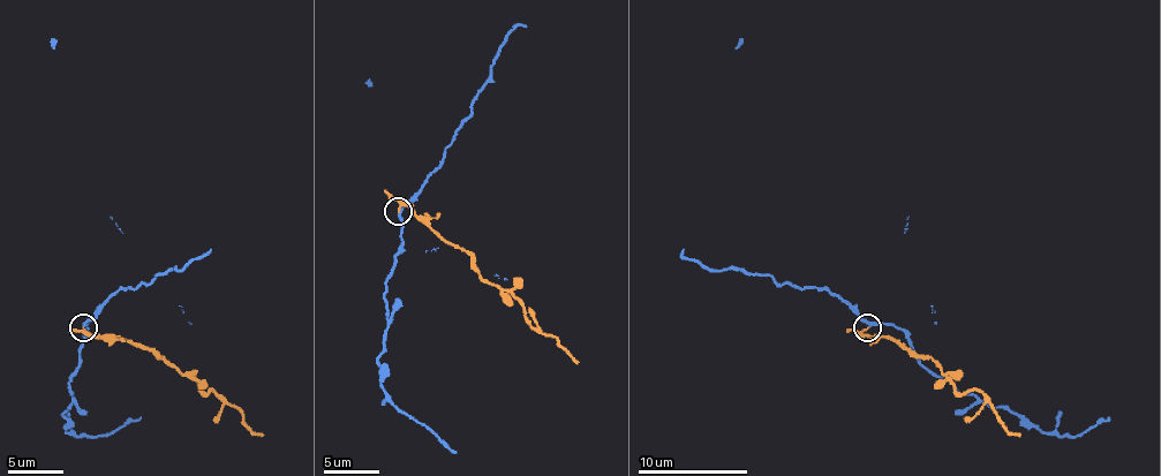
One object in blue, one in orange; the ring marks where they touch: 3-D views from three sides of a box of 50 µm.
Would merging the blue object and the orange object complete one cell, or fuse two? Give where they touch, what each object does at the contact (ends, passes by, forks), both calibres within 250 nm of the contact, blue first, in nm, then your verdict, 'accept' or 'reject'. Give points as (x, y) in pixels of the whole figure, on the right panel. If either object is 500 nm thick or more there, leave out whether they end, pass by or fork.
(867, 327) | blue passes by | orange passes by | 200/140 nm | reject

